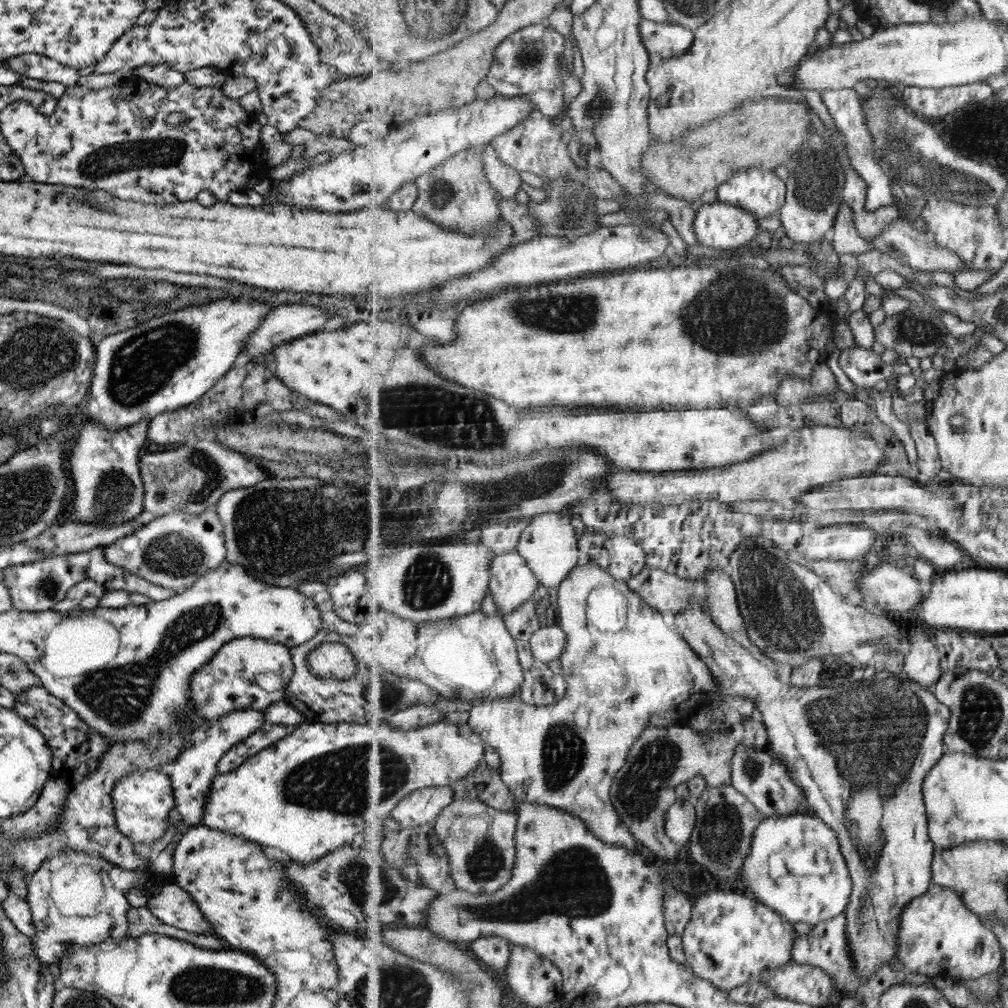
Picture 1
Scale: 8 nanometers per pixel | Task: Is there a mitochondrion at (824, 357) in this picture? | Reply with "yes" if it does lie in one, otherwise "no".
no

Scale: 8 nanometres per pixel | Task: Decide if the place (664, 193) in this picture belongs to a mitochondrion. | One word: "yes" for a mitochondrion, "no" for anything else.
no

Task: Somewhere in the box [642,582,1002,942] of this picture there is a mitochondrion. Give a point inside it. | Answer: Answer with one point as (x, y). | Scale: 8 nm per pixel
(722, 835)

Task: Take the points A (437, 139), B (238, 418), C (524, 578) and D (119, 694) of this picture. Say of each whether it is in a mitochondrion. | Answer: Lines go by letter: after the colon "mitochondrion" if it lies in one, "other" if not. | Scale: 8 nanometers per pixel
A: other
B: other
C: other
D: mitochondrion

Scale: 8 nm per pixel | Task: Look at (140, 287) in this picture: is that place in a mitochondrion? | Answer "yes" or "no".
yes

